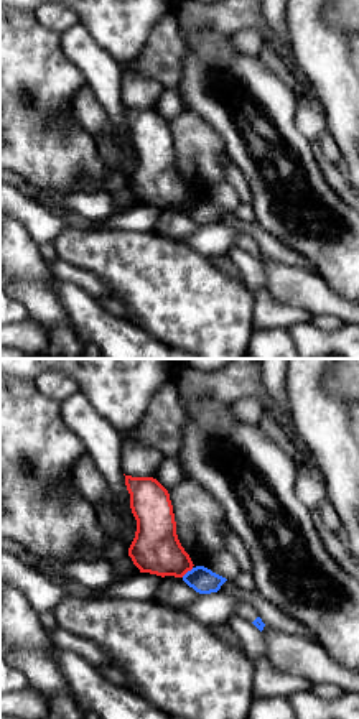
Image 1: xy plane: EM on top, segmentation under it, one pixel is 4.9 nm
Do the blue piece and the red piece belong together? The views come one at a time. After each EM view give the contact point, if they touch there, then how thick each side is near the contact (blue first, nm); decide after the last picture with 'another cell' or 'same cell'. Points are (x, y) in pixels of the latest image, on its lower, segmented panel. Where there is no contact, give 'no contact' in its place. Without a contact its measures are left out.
contact (188, 571); calibres 120 and 240 nm

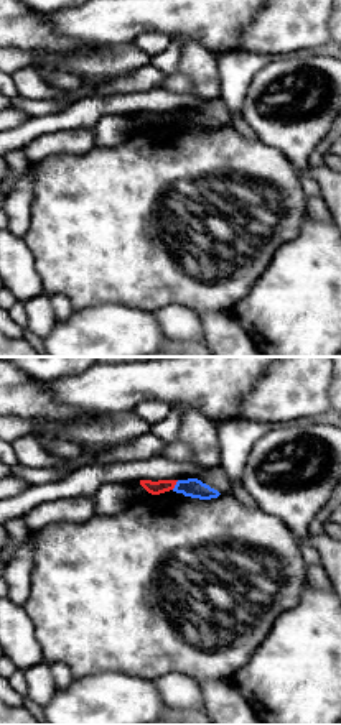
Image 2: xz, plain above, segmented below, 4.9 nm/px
contact (175, 485); calibres 90 and 70 nm

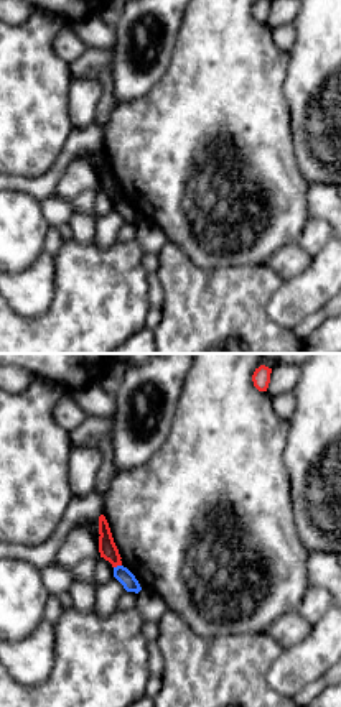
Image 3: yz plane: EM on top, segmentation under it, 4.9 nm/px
contact (117, 566); calibres 80 and 90 nm

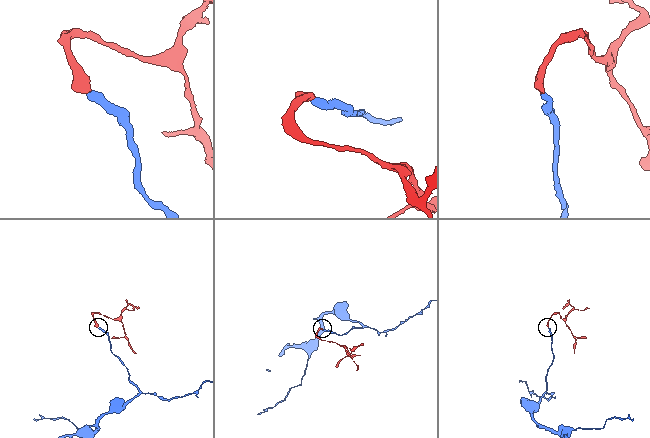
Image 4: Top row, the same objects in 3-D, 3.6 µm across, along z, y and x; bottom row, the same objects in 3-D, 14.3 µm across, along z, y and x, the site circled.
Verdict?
another cell

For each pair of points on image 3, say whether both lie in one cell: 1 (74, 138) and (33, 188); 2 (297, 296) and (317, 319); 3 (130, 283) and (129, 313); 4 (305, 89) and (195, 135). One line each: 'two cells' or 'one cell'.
1: one cell
2: two cells
3: one cell
4: two cells

